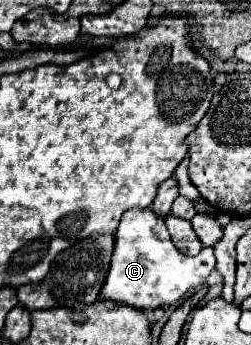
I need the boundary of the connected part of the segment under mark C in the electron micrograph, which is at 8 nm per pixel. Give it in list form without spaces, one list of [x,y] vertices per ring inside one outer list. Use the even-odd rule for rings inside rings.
[[[130,209],[122,215],[116,231],[116,247],[110,263],[108,279],[102,287],[102,299],[132,305],[140,311],[158,309],[162,303],[174,303],[190,297],[196,287],[204,285],[216,265],[212,249],[200,251],[196,257],[182,255],[164,225],[164,217],[152,209]]]

